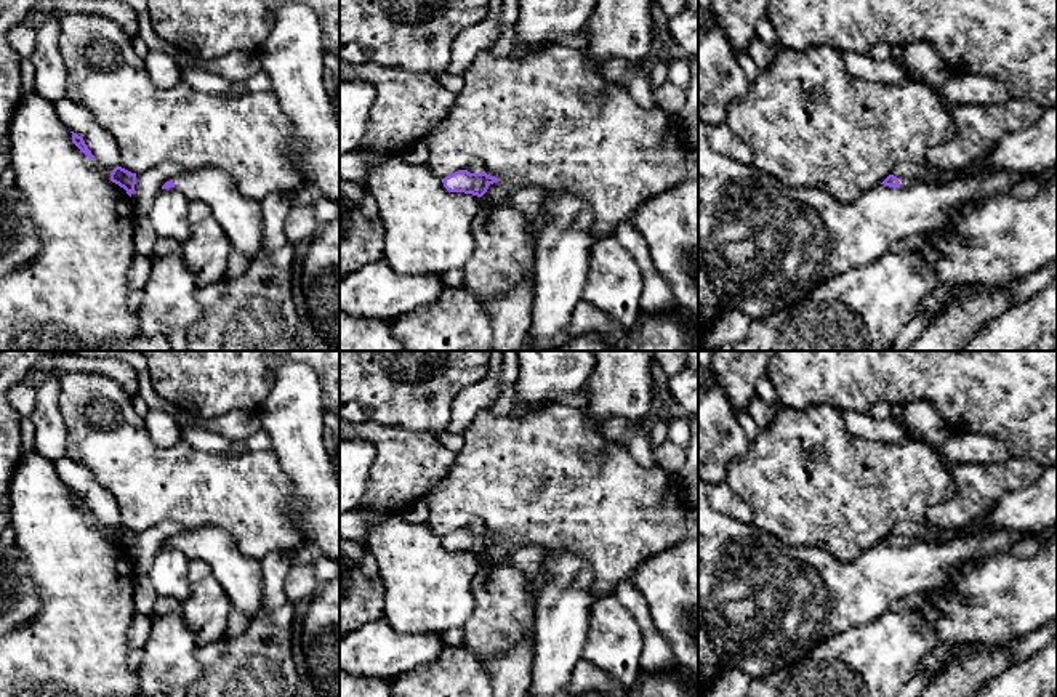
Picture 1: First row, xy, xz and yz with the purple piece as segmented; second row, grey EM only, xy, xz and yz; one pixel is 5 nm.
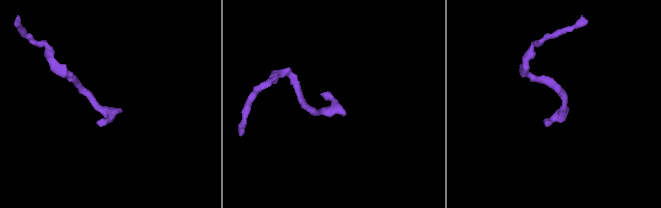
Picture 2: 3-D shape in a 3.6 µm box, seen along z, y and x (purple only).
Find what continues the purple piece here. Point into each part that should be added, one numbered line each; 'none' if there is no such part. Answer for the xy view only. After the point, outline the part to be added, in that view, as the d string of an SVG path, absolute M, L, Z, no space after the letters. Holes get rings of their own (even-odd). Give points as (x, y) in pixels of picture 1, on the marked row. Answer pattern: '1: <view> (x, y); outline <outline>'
1: xy (241, 218); outline M218 168L186 170L173 183L189 200L208 205L234 250L245 256L261 252L263 208L259 200L242 195L226 171Z

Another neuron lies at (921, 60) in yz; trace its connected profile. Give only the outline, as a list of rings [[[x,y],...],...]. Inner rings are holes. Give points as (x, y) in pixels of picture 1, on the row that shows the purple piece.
[[[929,42],[906,45],[903,48],[903,59],[908,74],[932,88],[938,88],[953,75],[953,69]]]

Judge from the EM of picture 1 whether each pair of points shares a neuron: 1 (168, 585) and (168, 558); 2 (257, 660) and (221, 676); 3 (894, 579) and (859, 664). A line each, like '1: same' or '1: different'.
1: same
2: same
3: different

